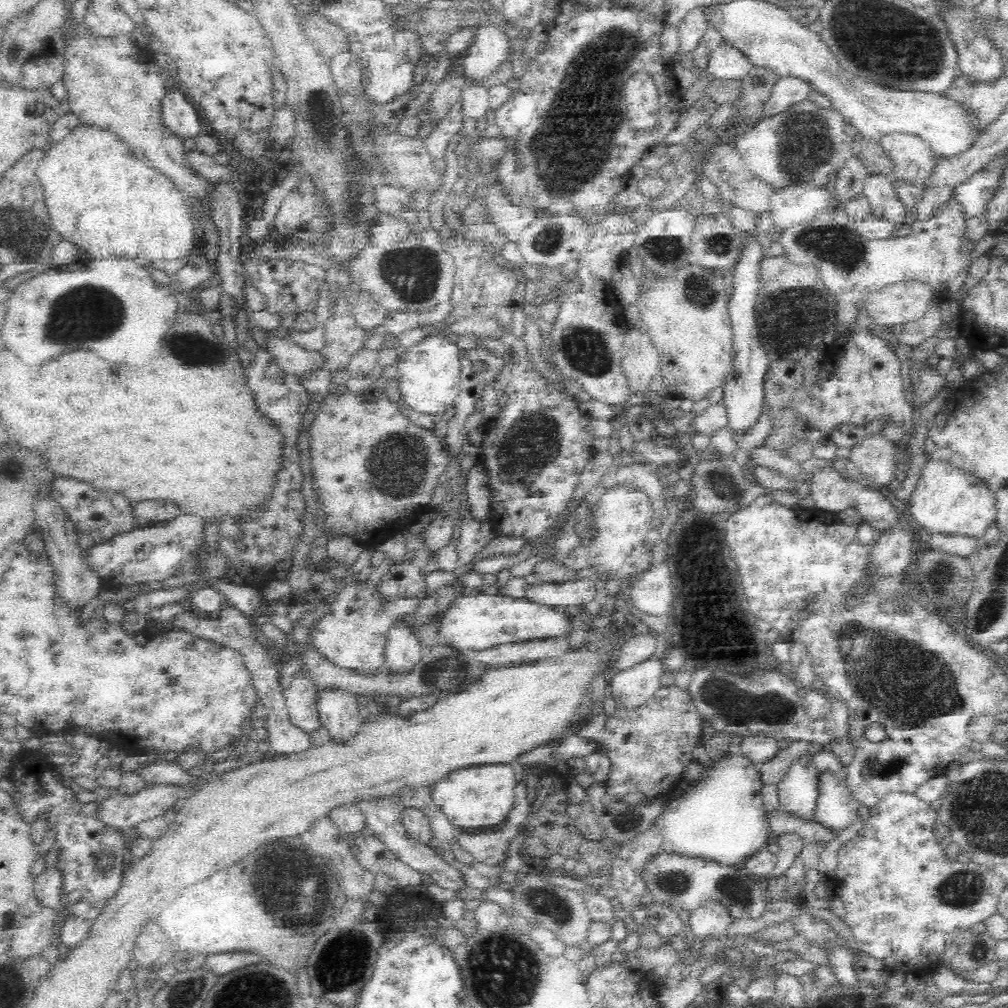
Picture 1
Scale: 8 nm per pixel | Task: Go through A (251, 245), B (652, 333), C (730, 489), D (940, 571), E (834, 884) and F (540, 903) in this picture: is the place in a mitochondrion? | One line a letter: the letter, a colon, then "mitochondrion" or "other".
A: other
B: other
C: mitochondrion
D: mitochondrion
E: other
F: mitochondrion

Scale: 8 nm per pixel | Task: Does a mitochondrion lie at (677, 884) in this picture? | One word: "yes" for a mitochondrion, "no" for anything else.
yes

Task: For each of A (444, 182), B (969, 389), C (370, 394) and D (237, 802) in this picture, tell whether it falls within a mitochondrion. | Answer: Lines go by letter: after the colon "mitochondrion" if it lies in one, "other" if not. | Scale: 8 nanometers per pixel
A: other
B: other
C: other
D: other

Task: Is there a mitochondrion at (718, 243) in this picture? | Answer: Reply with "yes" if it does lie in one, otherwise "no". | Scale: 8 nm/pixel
yes

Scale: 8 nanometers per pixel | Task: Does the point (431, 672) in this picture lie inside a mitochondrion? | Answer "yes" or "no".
yes

